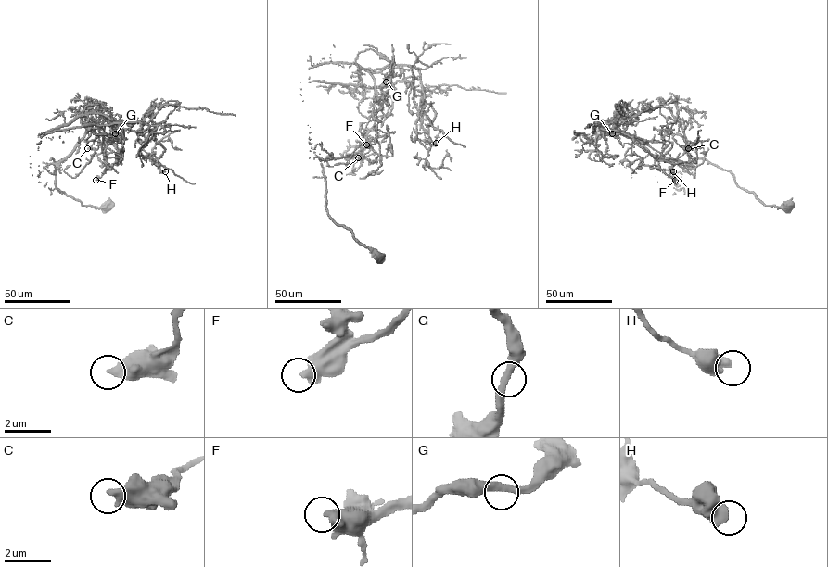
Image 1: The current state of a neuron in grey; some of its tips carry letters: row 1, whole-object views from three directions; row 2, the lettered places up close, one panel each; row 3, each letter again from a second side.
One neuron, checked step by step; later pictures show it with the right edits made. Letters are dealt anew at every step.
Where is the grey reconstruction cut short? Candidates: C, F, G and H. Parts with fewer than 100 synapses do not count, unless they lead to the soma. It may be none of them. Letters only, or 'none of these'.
F

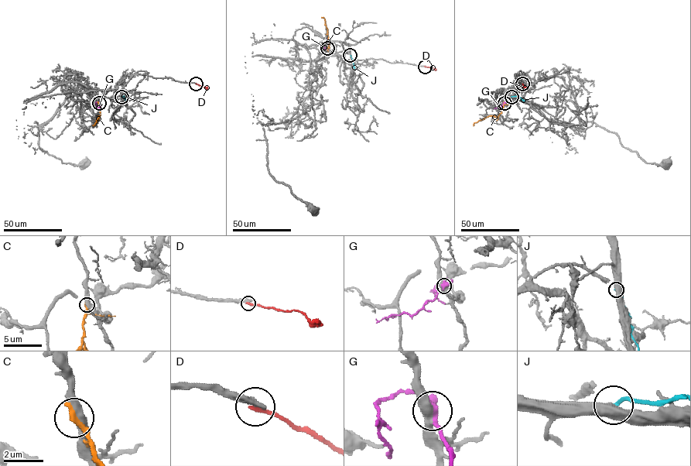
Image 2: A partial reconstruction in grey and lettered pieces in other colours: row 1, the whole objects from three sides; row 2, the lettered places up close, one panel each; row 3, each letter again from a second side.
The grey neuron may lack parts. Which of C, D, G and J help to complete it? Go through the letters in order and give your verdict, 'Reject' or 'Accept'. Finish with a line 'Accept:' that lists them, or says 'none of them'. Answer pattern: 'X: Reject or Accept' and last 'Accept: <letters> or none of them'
C: Reject
D: Reject
G: Reject
J: Reject
Accept: none of them

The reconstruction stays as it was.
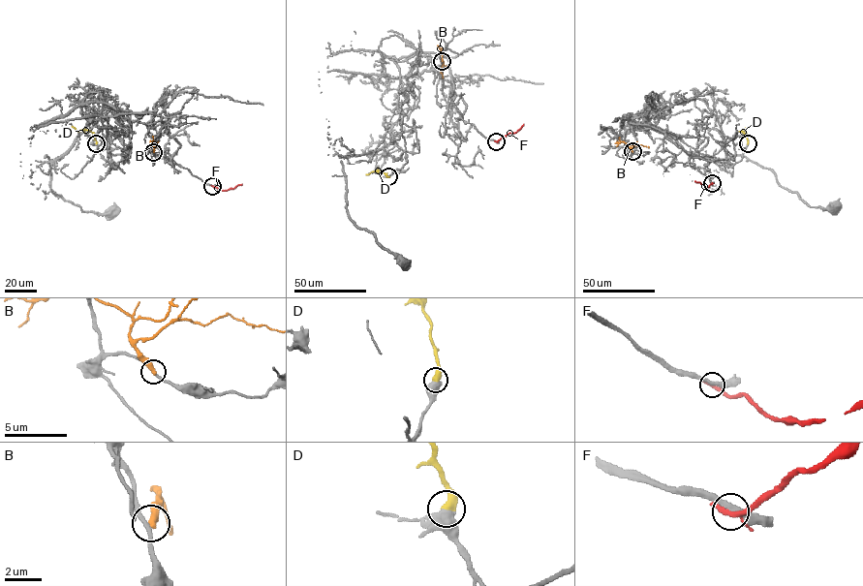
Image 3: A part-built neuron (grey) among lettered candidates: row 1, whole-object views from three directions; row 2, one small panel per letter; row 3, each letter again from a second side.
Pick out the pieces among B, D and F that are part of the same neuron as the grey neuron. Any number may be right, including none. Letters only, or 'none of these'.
D

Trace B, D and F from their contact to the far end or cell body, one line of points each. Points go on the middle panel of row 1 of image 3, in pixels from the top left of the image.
B: (442, 61), (443, 77)
D: (388, 176), (381, 170), (366, 174)
F: (496, 141), (515, 133), (524, 124)

